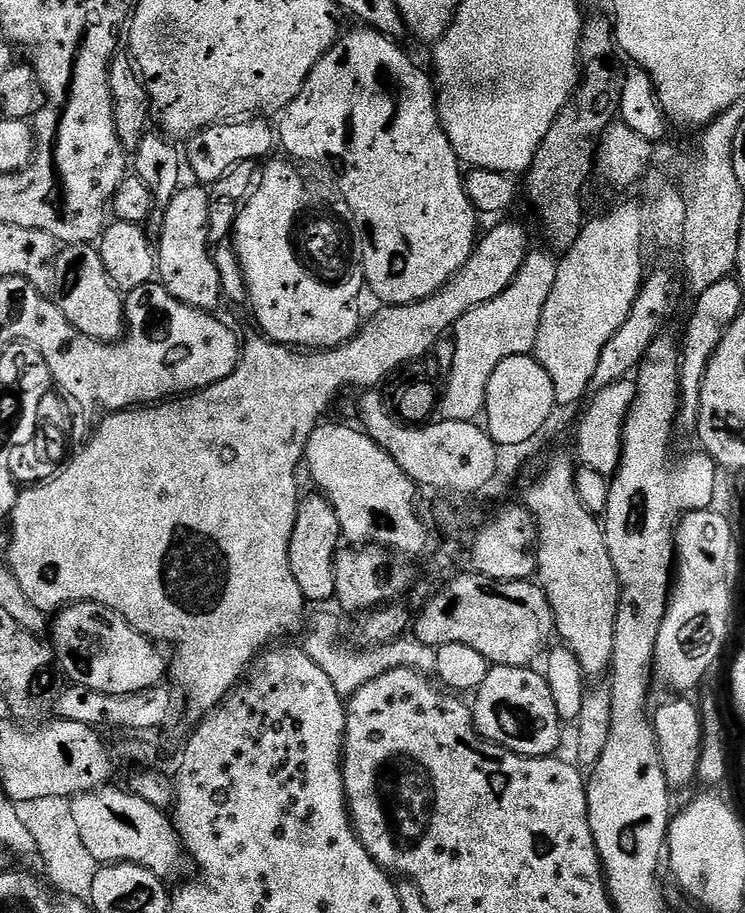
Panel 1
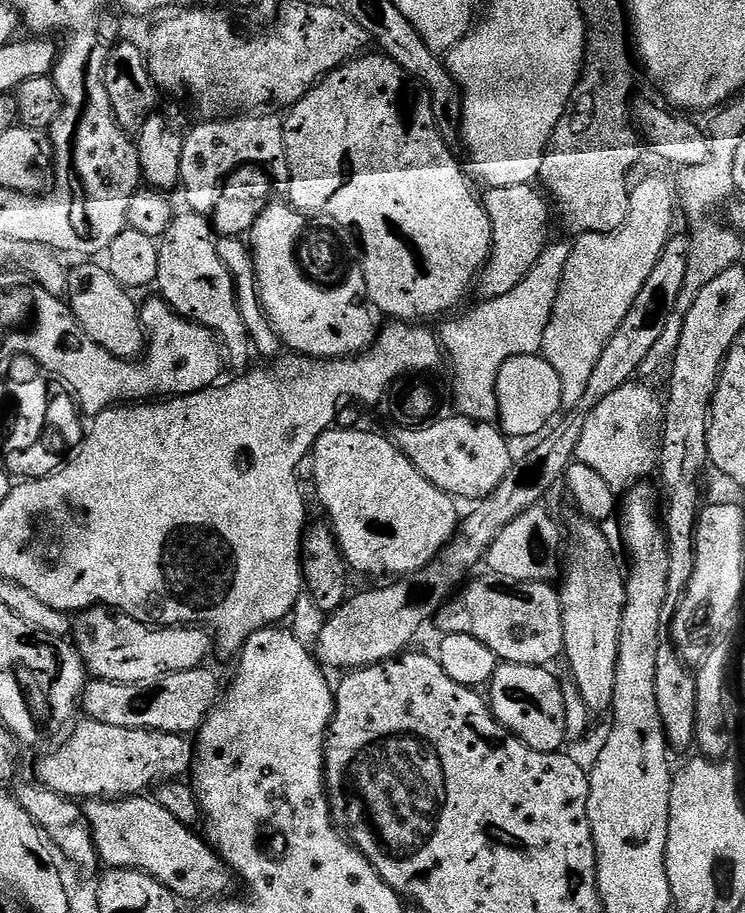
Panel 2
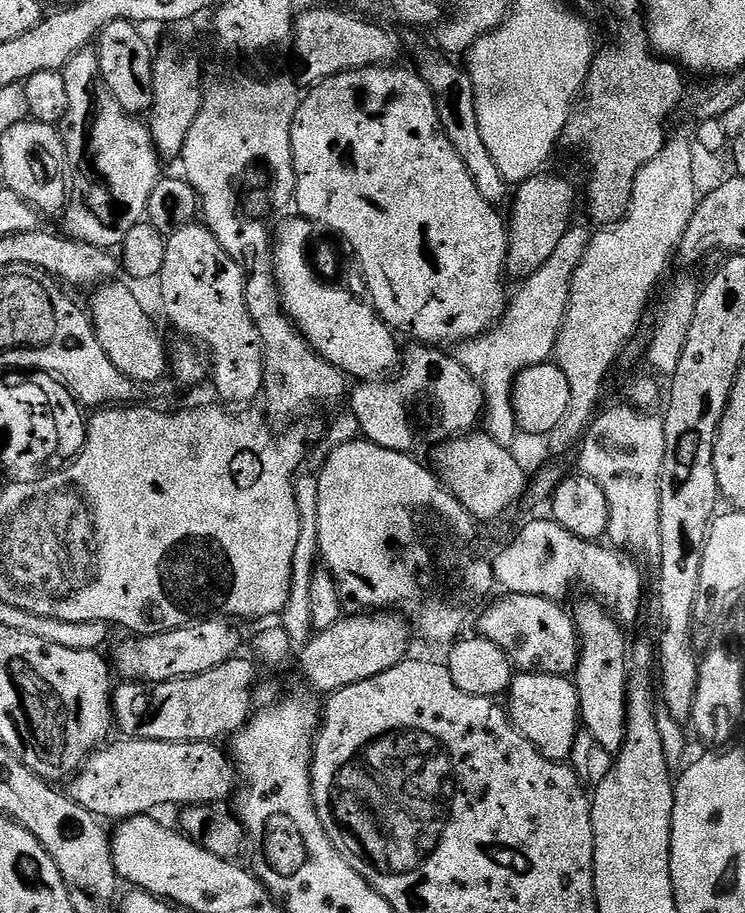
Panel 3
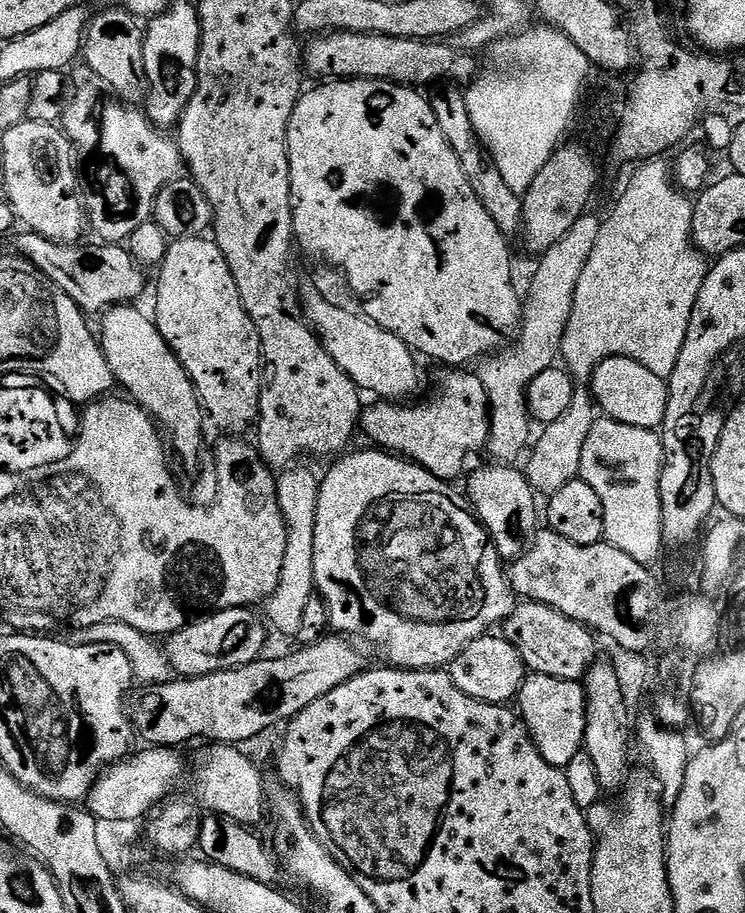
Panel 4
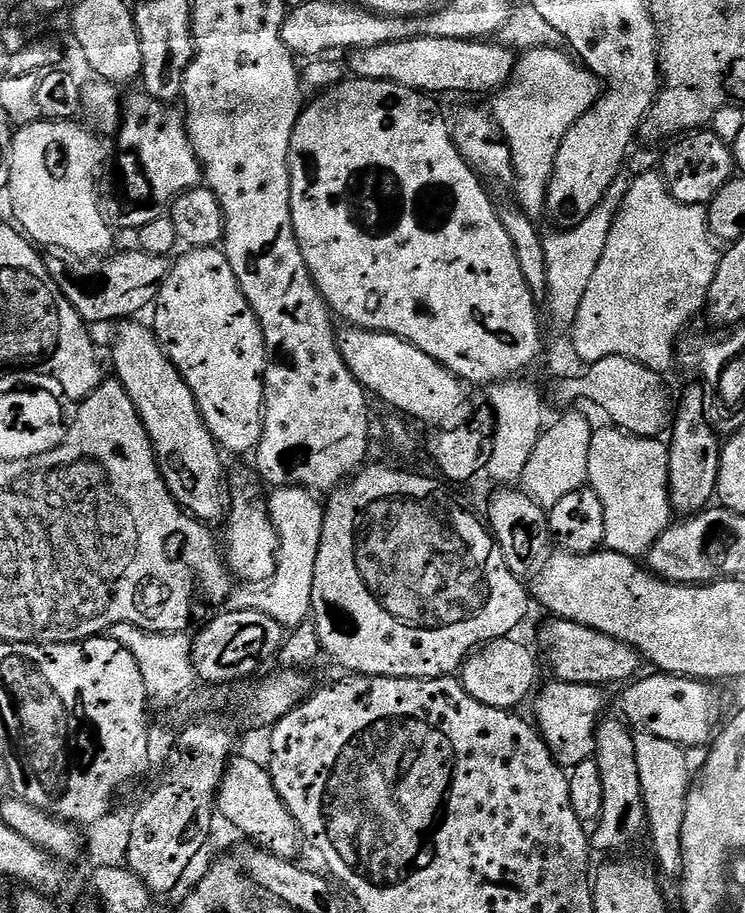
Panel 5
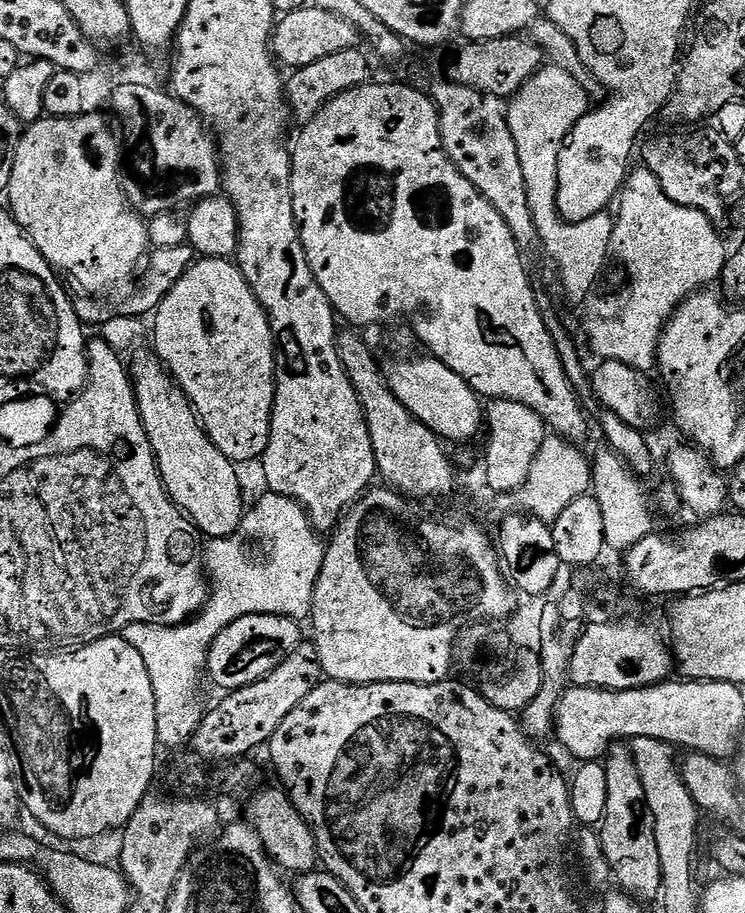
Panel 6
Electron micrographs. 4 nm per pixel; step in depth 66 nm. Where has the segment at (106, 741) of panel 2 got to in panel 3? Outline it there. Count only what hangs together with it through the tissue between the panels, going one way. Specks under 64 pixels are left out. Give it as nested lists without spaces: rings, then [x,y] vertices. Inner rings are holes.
[[[120,738],[117,744],[109,743],[92,753],[84,761],[83,768],[71,781],[70,795],[87,812],[105,821],[119,822],[129,820],[131,816],[155,813],[155,808],[163,804],[180,804],[179,806],[216,806],[233,795],[238,784],[235,767],[229,753],[224,752],[216,742],[199,740],[198,742],[162,742],[161,740],[133,740]]]

